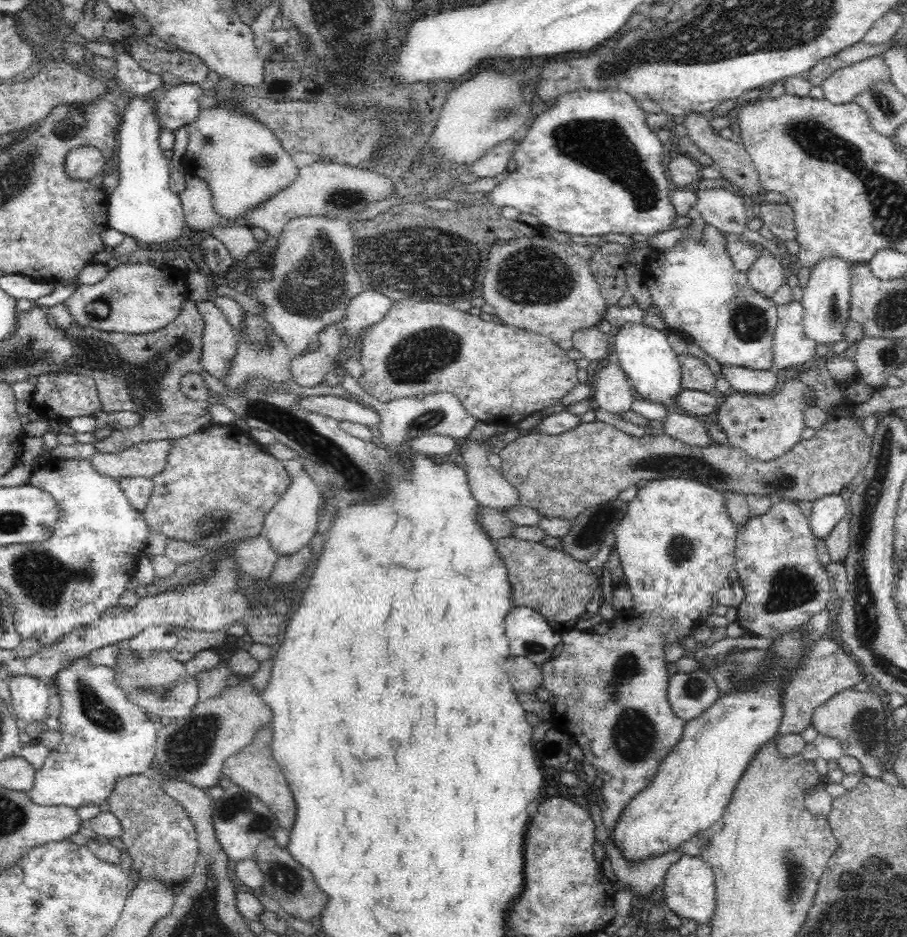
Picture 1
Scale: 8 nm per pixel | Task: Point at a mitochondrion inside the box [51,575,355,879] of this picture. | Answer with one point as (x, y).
(191, 746)

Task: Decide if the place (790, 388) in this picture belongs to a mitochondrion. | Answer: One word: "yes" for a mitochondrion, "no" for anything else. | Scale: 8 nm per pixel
no

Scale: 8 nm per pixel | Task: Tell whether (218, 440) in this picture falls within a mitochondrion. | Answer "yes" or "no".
no

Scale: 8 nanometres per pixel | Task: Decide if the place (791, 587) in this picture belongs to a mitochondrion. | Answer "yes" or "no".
yes

